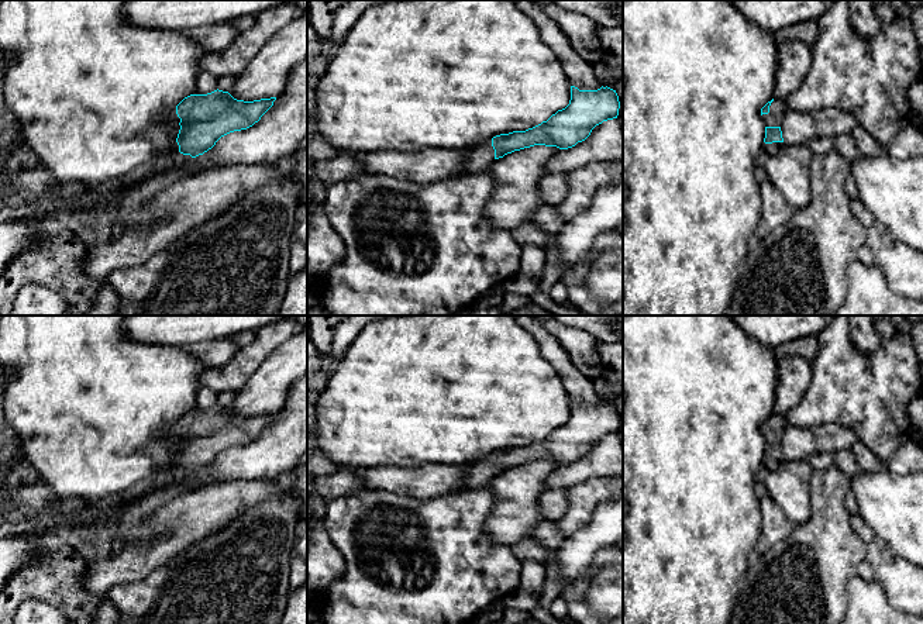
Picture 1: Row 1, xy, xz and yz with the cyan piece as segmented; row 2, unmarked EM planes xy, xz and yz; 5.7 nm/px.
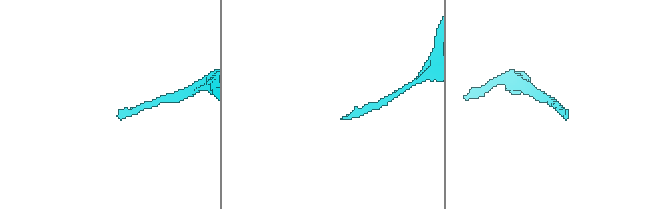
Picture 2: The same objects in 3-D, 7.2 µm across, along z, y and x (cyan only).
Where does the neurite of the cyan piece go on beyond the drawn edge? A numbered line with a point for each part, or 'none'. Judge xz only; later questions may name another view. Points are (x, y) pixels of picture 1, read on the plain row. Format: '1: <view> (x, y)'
1: xz (479, 472)

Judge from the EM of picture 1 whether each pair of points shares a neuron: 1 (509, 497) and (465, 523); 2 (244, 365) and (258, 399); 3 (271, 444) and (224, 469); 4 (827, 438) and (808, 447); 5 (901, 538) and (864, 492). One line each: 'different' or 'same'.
1: different
2: different
3: same
4: same
5: same

